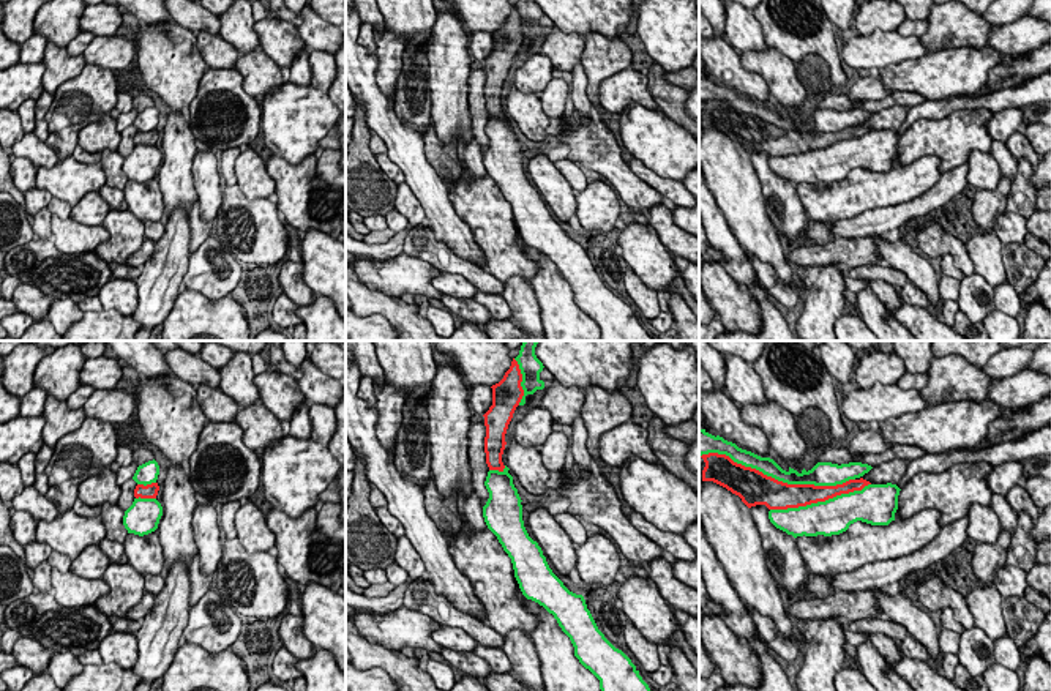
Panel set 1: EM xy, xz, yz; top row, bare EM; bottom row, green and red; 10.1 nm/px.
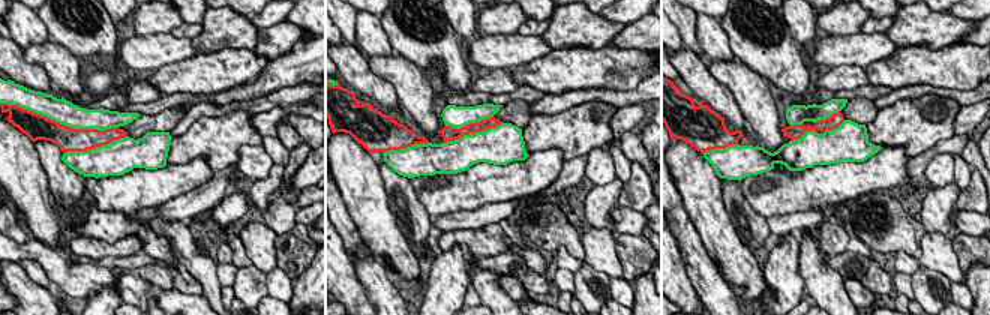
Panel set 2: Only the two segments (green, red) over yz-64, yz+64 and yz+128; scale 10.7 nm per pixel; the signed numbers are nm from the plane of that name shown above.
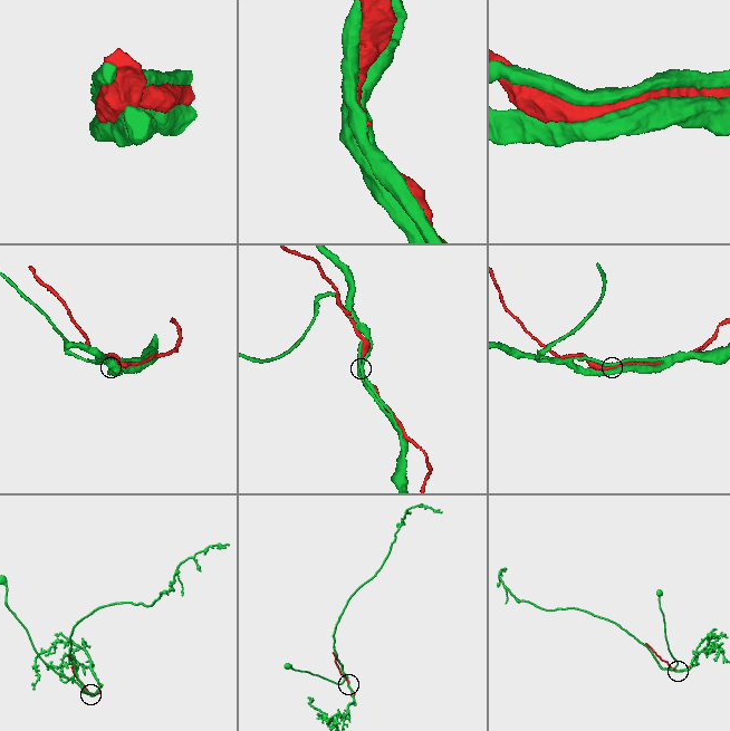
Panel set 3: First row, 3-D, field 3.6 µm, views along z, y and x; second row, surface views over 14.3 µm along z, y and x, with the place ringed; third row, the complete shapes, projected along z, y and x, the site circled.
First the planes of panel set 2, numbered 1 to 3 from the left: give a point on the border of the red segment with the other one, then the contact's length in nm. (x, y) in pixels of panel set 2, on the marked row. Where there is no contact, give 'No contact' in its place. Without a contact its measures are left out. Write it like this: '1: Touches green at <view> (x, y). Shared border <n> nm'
1: Touches green at yz-64 (59, 122). Shared border 1300 nm
2: Touches green at yz+64 (473, 134). Shared border 650 nm
3: Touches green at yz+128 (719, 149). Shared border 400 nm

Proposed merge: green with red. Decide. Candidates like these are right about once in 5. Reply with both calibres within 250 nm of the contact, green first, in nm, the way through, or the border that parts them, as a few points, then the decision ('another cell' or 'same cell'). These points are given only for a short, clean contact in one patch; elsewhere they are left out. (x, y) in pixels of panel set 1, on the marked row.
calibres 170 and 340 nm; another cell

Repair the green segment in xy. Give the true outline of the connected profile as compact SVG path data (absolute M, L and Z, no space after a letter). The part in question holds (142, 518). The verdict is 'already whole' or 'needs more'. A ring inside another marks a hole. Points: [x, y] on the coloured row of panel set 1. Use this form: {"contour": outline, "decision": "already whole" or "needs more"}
{"contour": "M134 499L125 511L123 525L128 533L139 536L148 535L158 529L163 516L163 506L156 499Z", "decision": "already whole"}

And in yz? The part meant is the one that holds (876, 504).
{"contour": "M868 484L862 491L841 494L825 502L799 508L770 510L770 522L797 536L832 536L862 521L871 525L888 525L895 521L900 487L896 484Z", "decision": "already whole"}

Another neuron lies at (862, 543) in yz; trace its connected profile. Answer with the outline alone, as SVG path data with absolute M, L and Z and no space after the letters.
M922 510L888 525L857 521L840 535L794 540L808 574L830 576L835 590L863 592L903 584L967 540L967 516L945 527L939 517L937 510Z

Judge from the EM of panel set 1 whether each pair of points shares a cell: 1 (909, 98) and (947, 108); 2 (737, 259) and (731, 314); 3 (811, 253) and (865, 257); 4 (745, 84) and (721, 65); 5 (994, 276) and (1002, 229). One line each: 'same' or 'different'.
1: different
2: same
3: same
4: same
5: same

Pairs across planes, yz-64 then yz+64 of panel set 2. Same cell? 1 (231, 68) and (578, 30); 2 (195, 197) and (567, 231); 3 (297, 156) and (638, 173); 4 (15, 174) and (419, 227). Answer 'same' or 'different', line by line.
1: different
2: different
3: same
4: same

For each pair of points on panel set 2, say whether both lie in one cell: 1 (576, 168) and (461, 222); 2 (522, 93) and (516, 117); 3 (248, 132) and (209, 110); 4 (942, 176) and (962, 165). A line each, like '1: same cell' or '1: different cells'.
1: same cell
2: same cell
3: different cells
4: same cell

